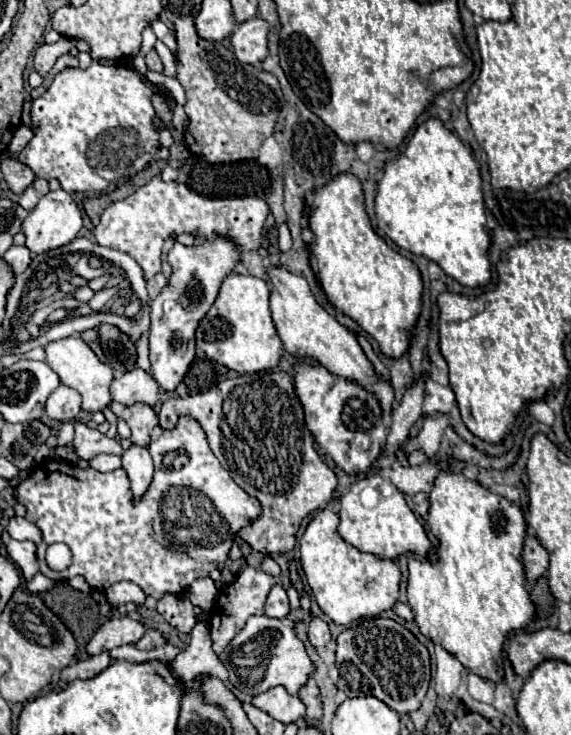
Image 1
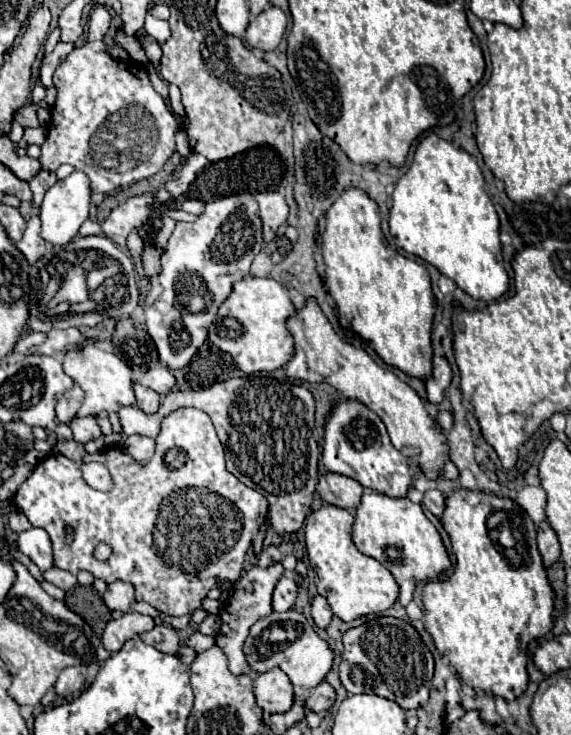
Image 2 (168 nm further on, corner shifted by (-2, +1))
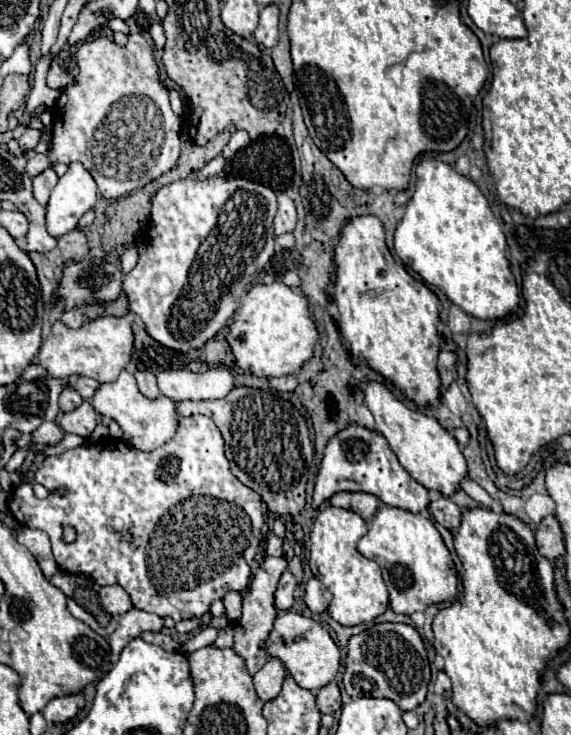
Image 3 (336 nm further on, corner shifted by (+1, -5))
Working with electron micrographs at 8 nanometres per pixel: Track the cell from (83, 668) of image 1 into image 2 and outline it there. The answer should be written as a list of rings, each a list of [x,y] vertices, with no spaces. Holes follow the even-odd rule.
[[[77,665],[77,667],[67,667],[61,671],[57,683],[55,683],[55,691],[59,697],[63,699],[71,699],[73,693],[81,691],[83,683],[85,683],[85,665]]]

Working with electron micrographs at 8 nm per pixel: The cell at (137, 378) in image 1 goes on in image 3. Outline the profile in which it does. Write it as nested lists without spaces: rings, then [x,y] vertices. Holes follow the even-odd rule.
[[[224,365],[210,367],[204,373],[192,373],[186,369],[164,371],[158,377],[158,385],[162,395],[178,403],[186,399],[222,399],[236,387],[234,375]]]

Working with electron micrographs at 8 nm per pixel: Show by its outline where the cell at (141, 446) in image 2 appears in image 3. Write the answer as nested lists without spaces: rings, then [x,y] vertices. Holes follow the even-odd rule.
[[[126,369],[120,373],[120,377],[114,383],[104,383],[98,389],[98,393],[92,397],[90,403],[94,405],[96,413],[114,419],[122,427],[126,443],[130,443],[142,451],[150,451],[150,449],[164,445],[166,441],[170,441],[174,437],[176,427],[178,427],[176,401],[172,401],[170,397],[164,397],[164,395],[160,395],[158,399],[144,397],[138,389],[134,375],[128,373]]]

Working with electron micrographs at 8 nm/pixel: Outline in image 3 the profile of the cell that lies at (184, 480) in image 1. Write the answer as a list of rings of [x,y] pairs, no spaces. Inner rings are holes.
[[[190,415],[190,417],[182,417],[180,423],[178,423],[178,433],[172,441],[168,441],[166,445],[154,449],[154,451],[140,451],[132,445],[128,445],[126,441],[122,439],[102,439],[98,443],[90,443],[90,445],[82,445],[82,447],[76,447],[76,449],[70,449],[62,455],[52,455],[52,457],[46,457],[42,461],[42,465],[36,469],[34,473],[34,483],[42,483],[46,489],[48,489],[48,497],[46,499],[36,499],[34,493],[32,493],[32,483],[22,483],[16,491],[10,493],[10,511],[14,513],[14,517],[26,525],[26,527],[32,527],[32,529],[42,529],[50,535],[50,541],[52,541],[52,551],[54,551],[54,557],[56,557],[56,563],[60,565],[60,569],[68,571],[68,573],[82,573],[90,579],[94,579],[98,585],[120,585],[128,591],[130,599],[132,599],[132,605],[142,609],[142,611],[148,611],[148,613],[158,613],[160,617],[172,617],[174,621],[182,621],[182,619],[200,619],[204,613],[210,611],[210,605],[212,601],[216,599],[224,599],[226,591],[238,591],[242,593],[248,583],[250,583],[250,561],[256,557],[256,551],[260,547],[260,529],[264,525],[264,513],[262,513],[262,499],[260,495],[246,487],[244,483],[240,483],[232,471],[230,471],[230,463],[224,455],[224,439],[220,435],[220,429],[216,427],[216,423],[210,419],[210,417],[204,417],[204,415]],[[64,525],[70,525],[76,529],[76,539],[72,543],[66,543],[64,541],[64,533],[62,533],[62,527]]]

